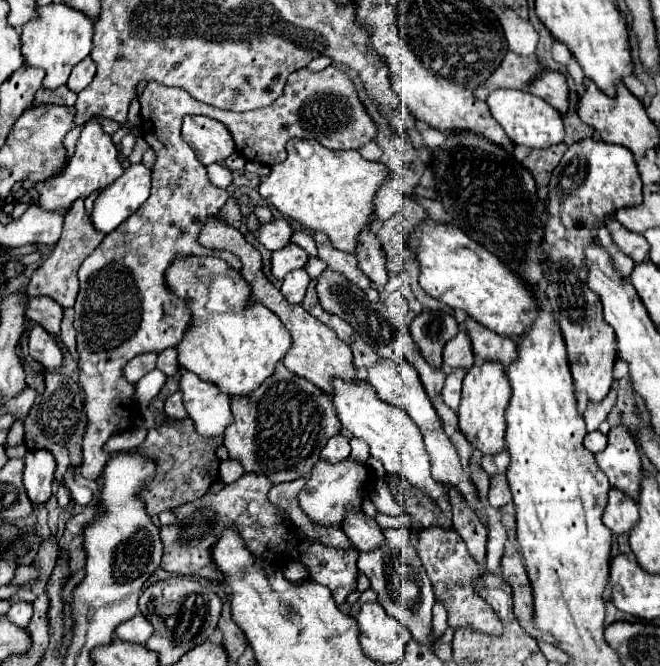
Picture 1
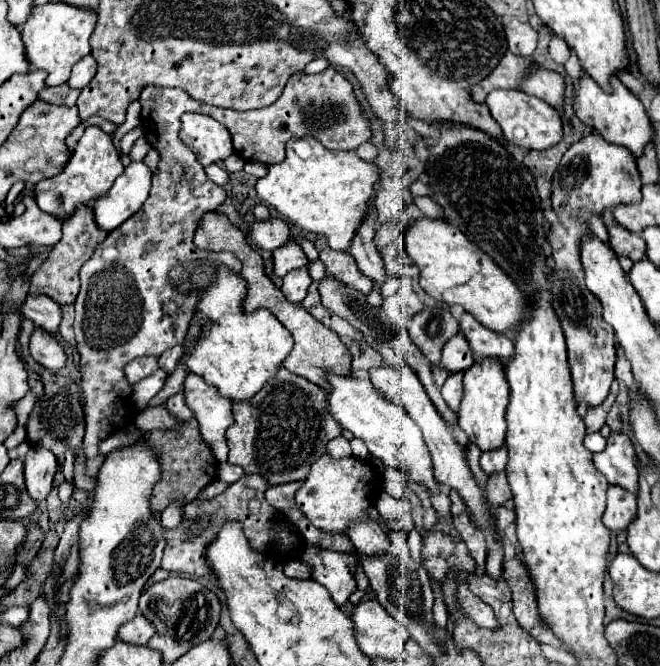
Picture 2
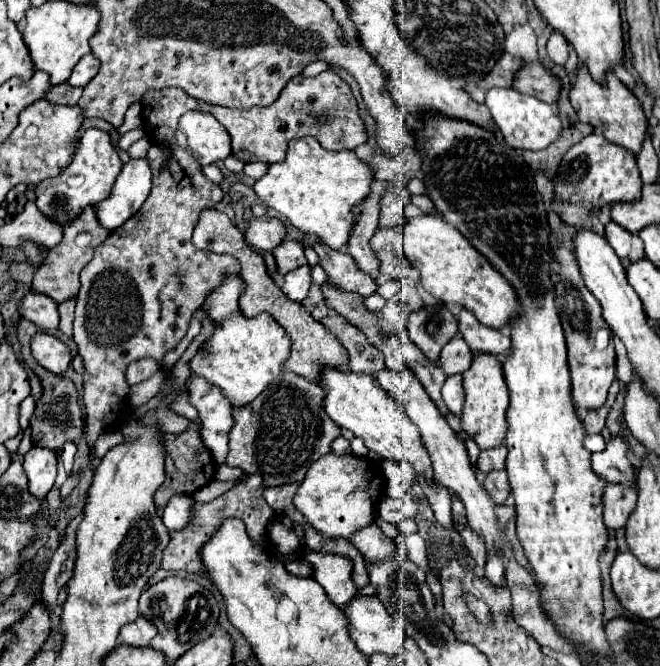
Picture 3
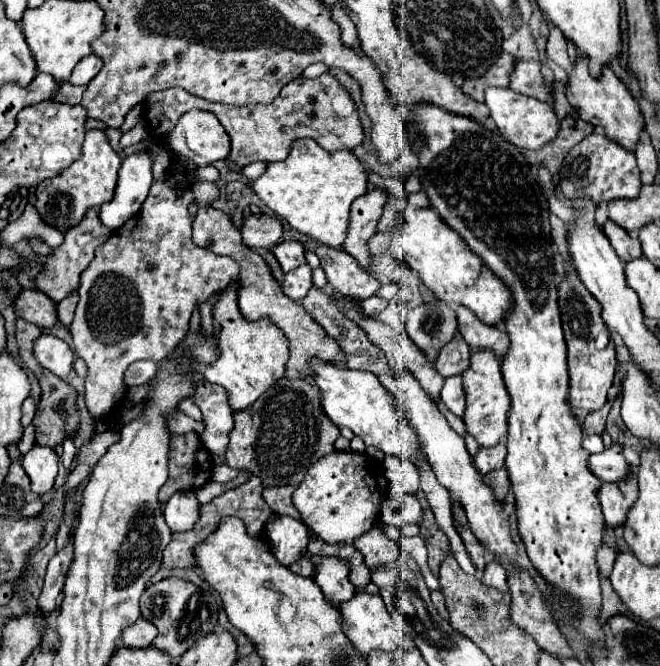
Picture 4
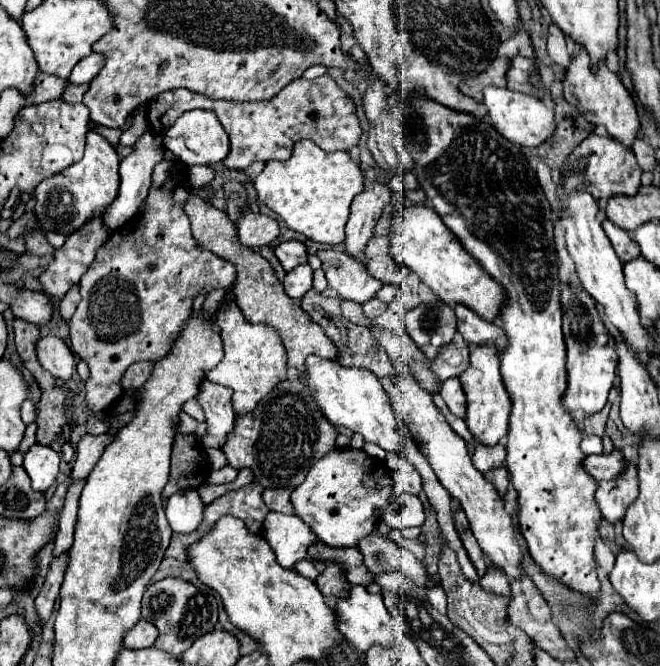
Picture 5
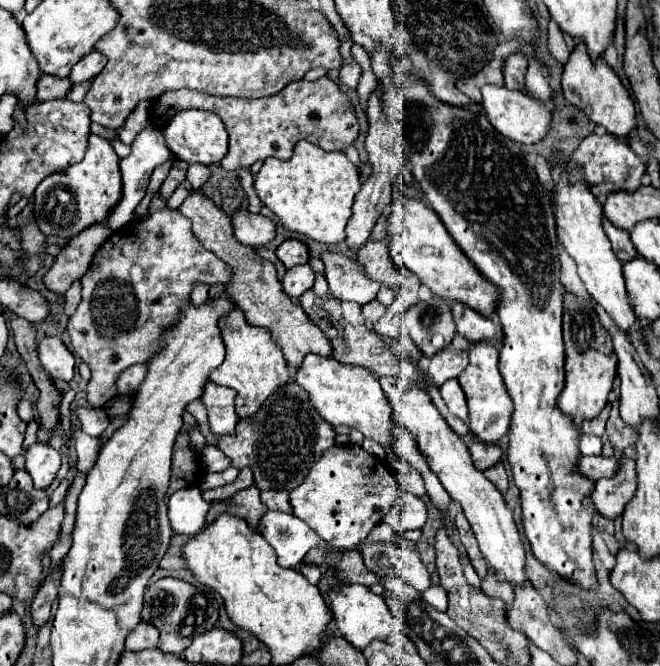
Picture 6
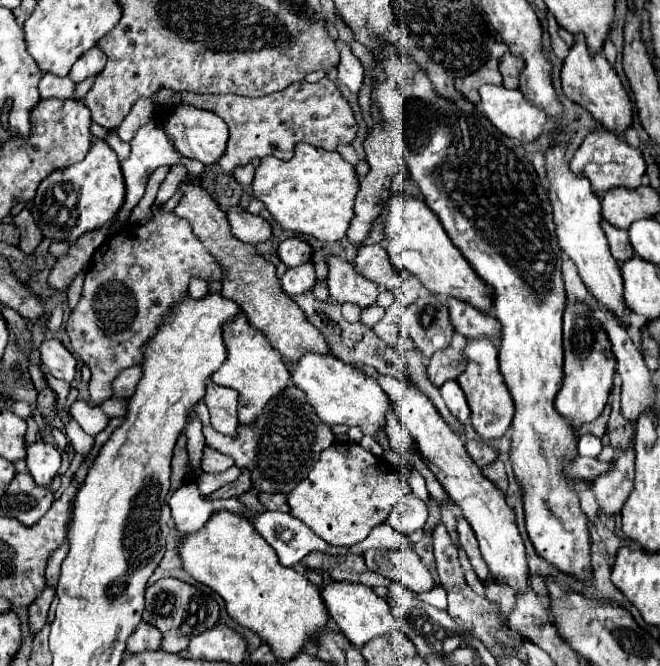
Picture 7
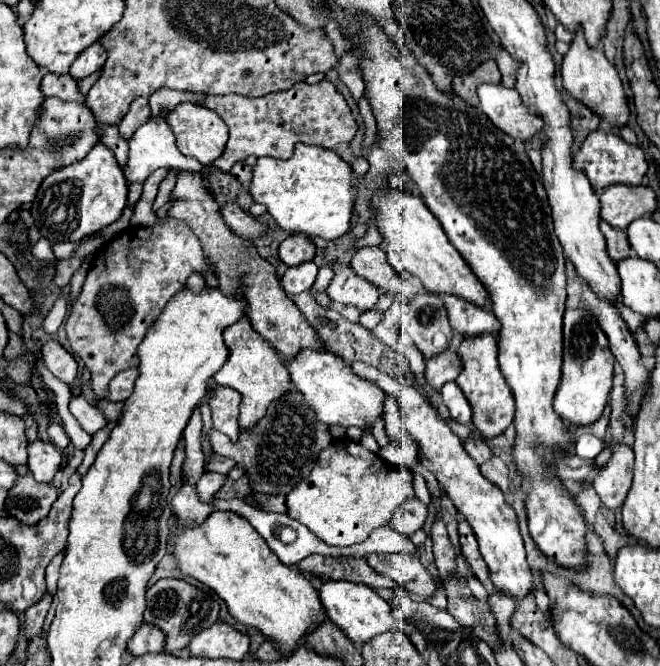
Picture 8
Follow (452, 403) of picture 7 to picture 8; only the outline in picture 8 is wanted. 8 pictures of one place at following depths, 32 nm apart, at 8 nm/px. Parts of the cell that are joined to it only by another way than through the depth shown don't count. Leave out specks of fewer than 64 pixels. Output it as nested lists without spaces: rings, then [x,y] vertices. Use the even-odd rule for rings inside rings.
[[[456,382],[444,384],[440,394],[450,412],[450,418],[456,420],[458,424],[470,426],[472,424],[472,408],[470,408],[470,402],[466,400],[466,396],[462,394],[462,390],[456,386]]]

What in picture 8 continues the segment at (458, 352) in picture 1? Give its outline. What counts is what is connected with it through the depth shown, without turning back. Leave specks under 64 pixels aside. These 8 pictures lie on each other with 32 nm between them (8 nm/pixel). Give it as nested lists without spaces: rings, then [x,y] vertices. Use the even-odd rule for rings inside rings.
[[[448,348],[446,352],[440,352],[440,356],[432,356],[430,360],[426,360],[426,370],[424,370],[426,384],[432,386],[434,390],[440,390],[446,382],[456,380],[456,376],[460,374],[460,368],[462,368],[462,362],[458,354]]]

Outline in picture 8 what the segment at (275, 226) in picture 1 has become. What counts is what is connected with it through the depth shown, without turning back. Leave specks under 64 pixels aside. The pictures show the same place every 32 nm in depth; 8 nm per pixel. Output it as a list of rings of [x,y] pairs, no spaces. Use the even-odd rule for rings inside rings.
[[[226,202],[226,204],[220,208],[220,214],[224,216],[224,222],[226,222],[234,232],[238,232],[240,236],[244,236],[246,240],[264,236],[264,232],[266,232],[266,226],[260,224],[256,218],[252,218],[248,212],[244,212],[236,202]]]

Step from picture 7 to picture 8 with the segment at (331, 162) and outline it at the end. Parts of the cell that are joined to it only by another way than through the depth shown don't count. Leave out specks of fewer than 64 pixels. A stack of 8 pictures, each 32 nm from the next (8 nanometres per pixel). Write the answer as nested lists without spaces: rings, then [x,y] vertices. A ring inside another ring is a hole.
[[[300,142],[288,160],[258,158],[252,168],[248,192],[254,202],[260,202],[268,208],[270,216],[282,230],[336,240],[350,228],[348,222],[354,200],[350,178],[352,168],[334,150]]]

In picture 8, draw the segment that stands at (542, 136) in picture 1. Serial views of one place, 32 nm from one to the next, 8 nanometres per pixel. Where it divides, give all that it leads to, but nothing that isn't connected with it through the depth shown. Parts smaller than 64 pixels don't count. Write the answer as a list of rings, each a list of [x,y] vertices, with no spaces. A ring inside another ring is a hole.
[[[480,84],[478,98],[480,110],[508,136],[530,140],[540,132],[540,120],[524,108],[522,98],[514,88],[504,88],[502,84]]]

